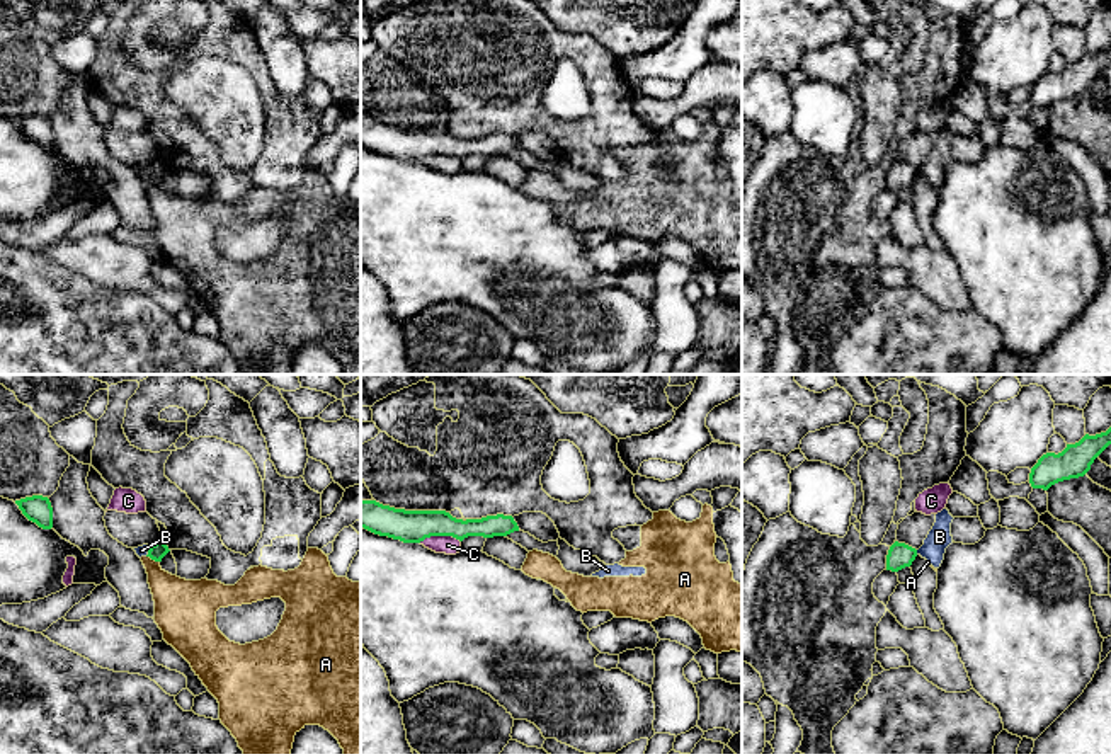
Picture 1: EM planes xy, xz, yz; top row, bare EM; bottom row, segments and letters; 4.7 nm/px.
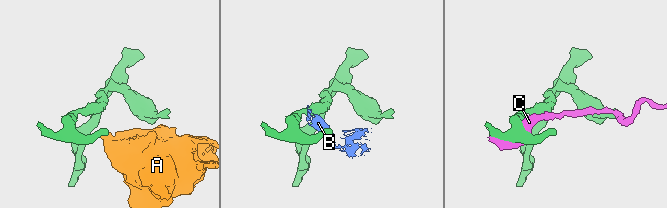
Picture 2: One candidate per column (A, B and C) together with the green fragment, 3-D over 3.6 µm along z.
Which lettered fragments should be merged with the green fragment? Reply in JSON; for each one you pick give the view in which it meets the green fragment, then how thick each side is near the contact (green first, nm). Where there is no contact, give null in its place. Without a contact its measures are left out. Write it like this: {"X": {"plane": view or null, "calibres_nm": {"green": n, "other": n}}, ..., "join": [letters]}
{"join": []}

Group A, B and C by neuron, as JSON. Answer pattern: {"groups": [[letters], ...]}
{"groups": [["A", "B"], ["C"]]}

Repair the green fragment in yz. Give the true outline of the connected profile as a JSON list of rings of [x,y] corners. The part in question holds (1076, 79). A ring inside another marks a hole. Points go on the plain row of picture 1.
[[[1111,46],[1106,51],[1089,54],[1085,53],[1079,61],[1067,63],[1067,66],[1055,73],[1043,73],[1031,87],[1029,102],[1033,107],[1048,109],[1051,104],[1084,95],[1094,78],[1111,63]]]

